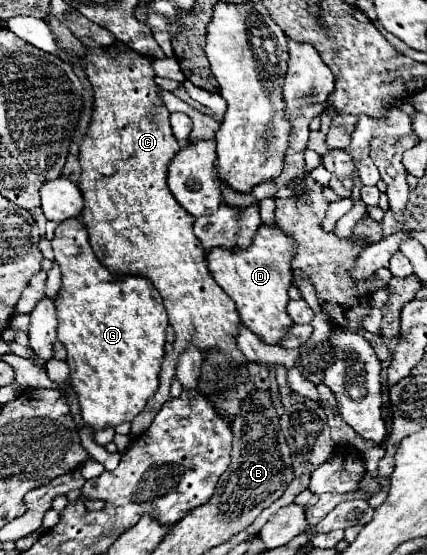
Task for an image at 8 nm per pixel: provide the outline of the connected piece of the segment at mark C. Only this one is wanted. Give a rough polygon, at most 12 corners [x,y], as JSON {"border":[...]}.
{"border":[[90,48],[80,218],[112,274],[144,276],[188,346],[240,314],[166,186],[180,152],[150,58]]}

